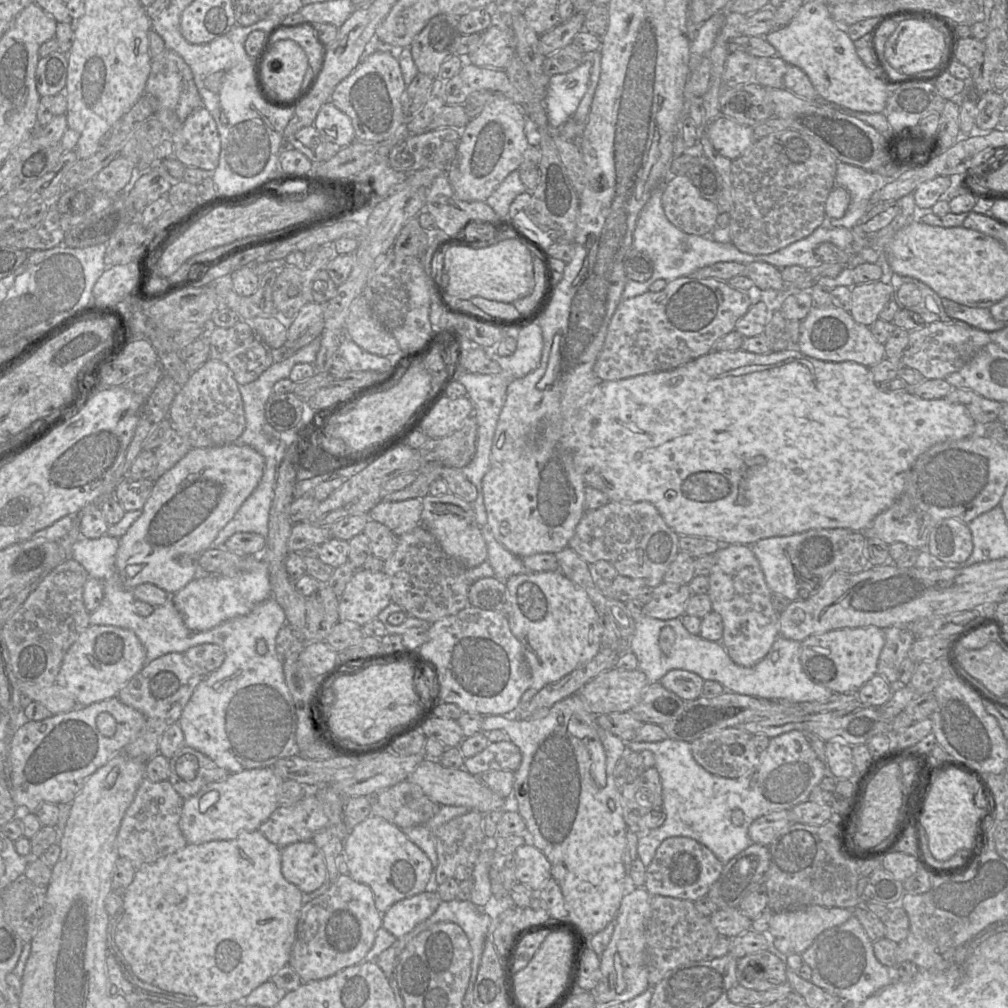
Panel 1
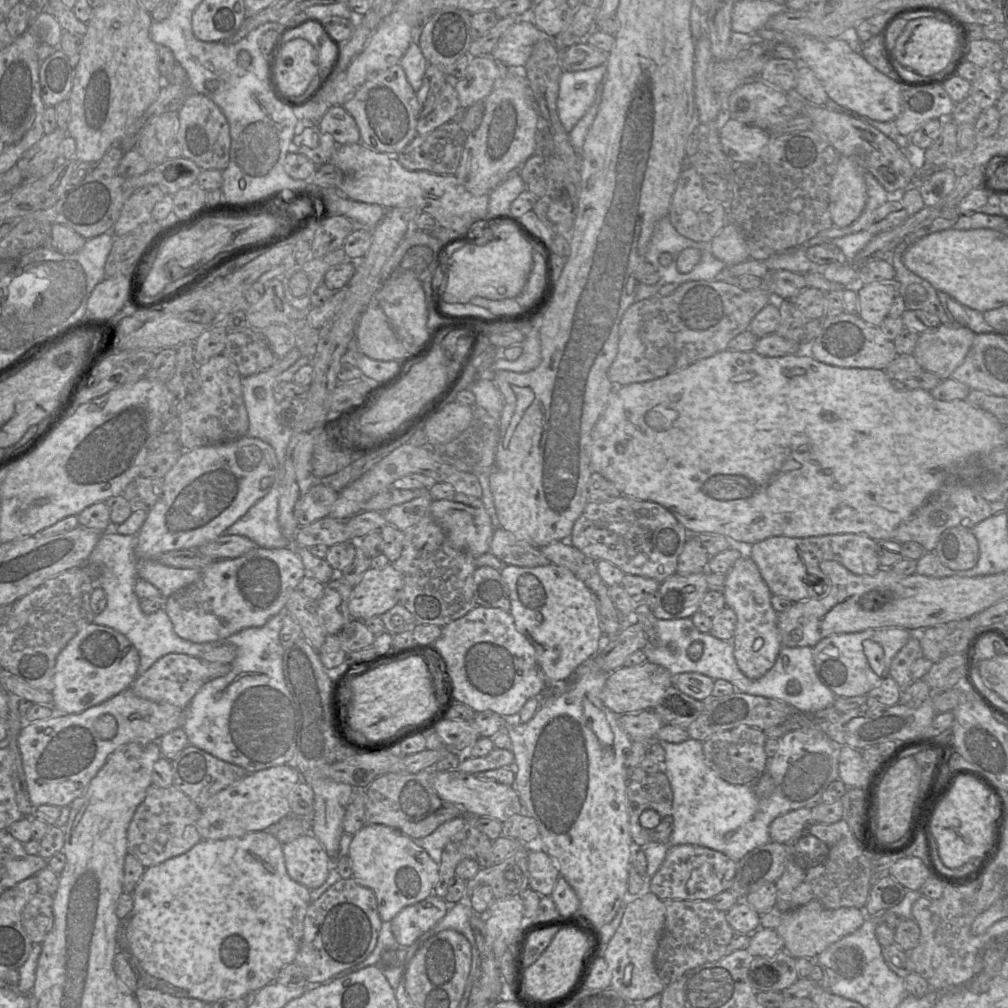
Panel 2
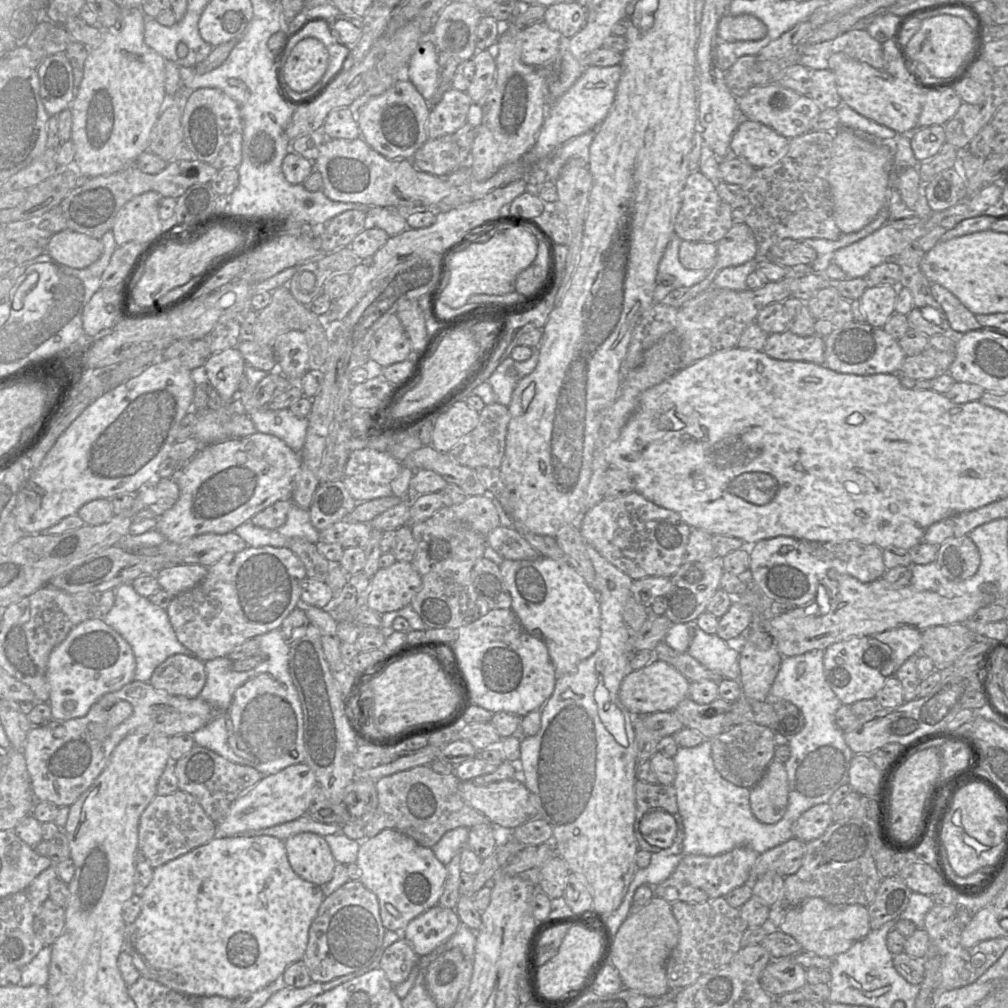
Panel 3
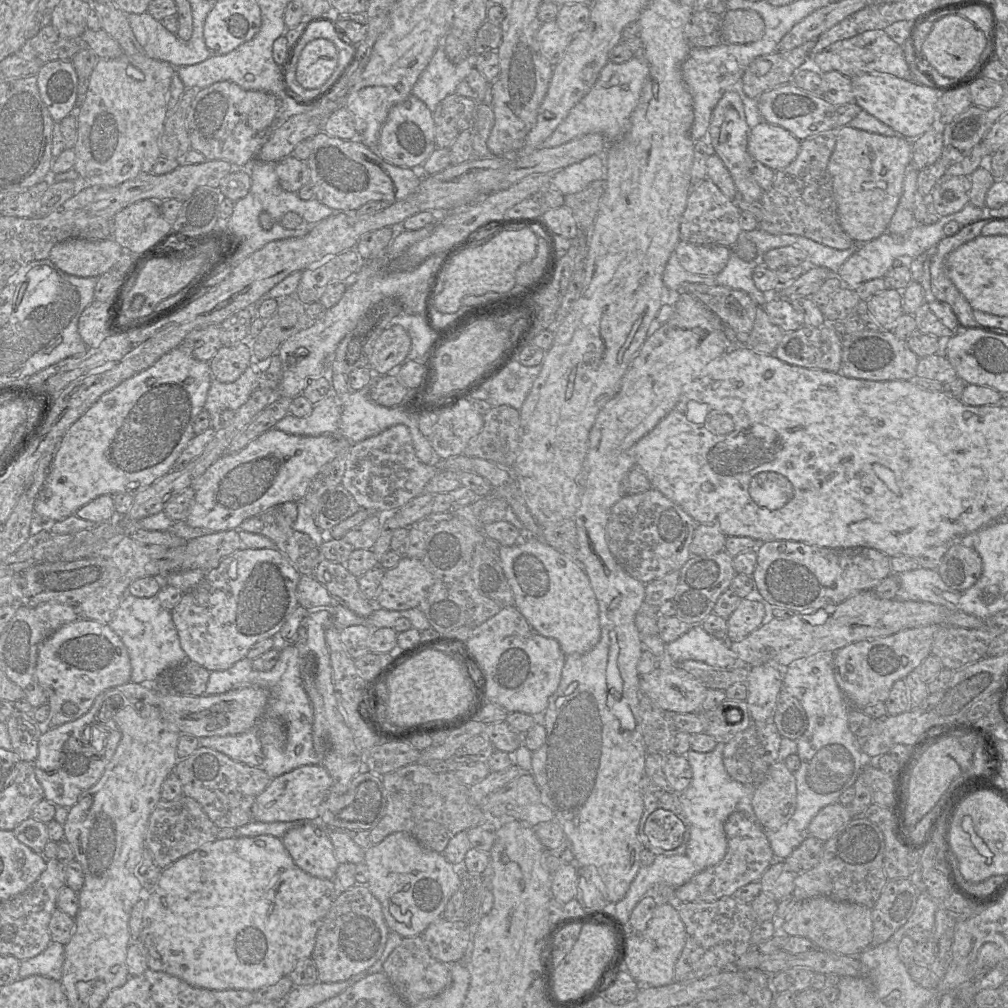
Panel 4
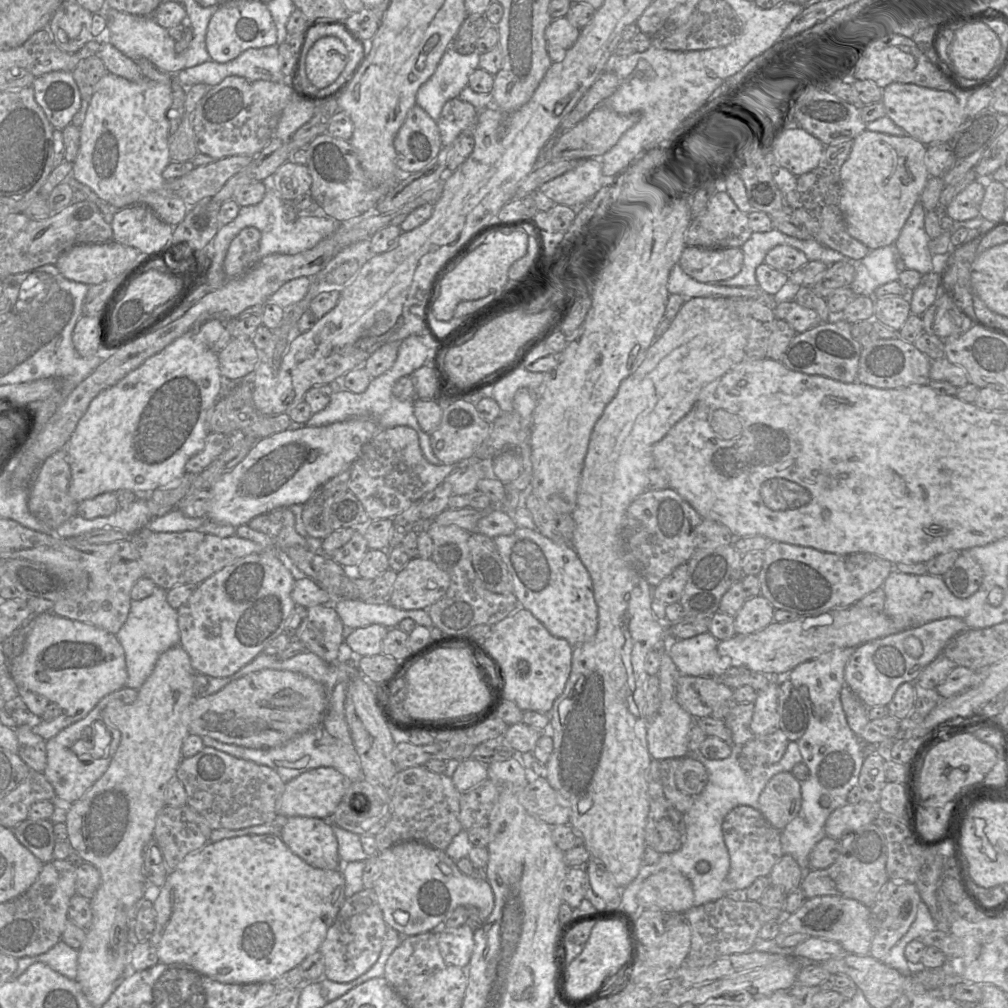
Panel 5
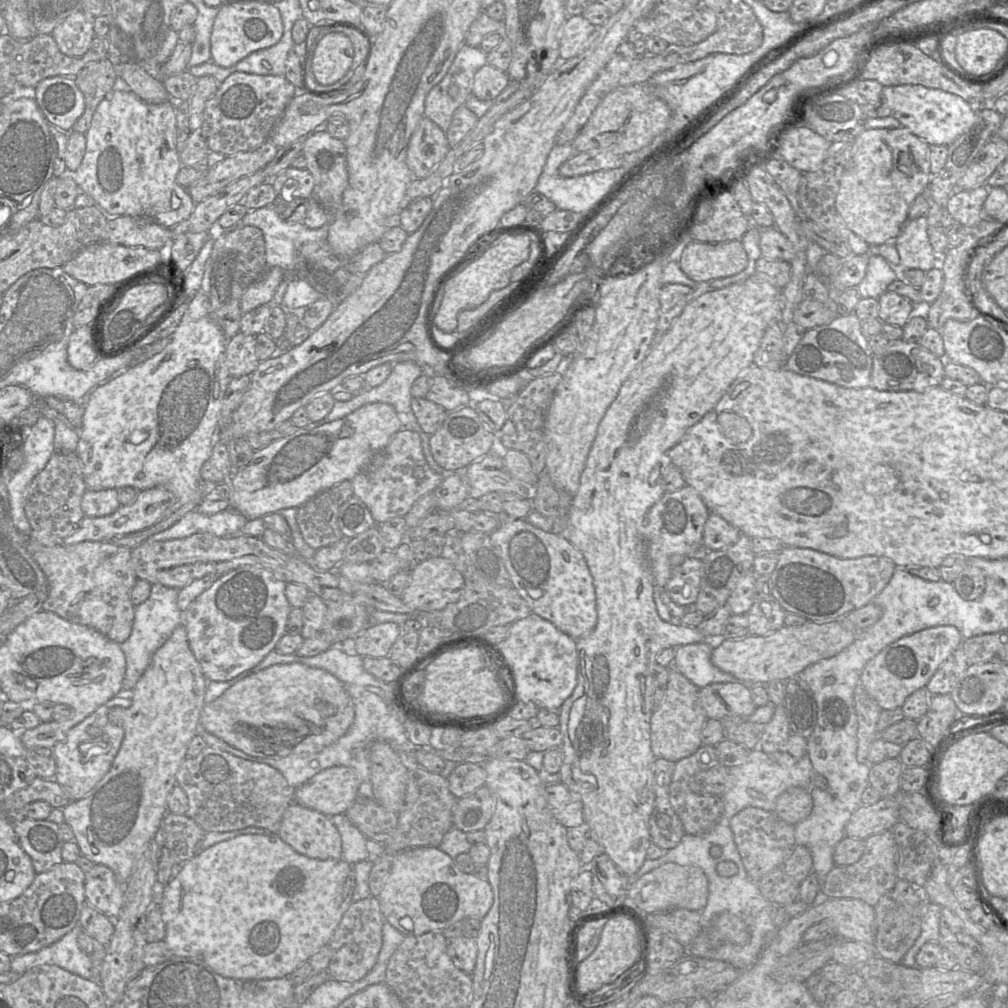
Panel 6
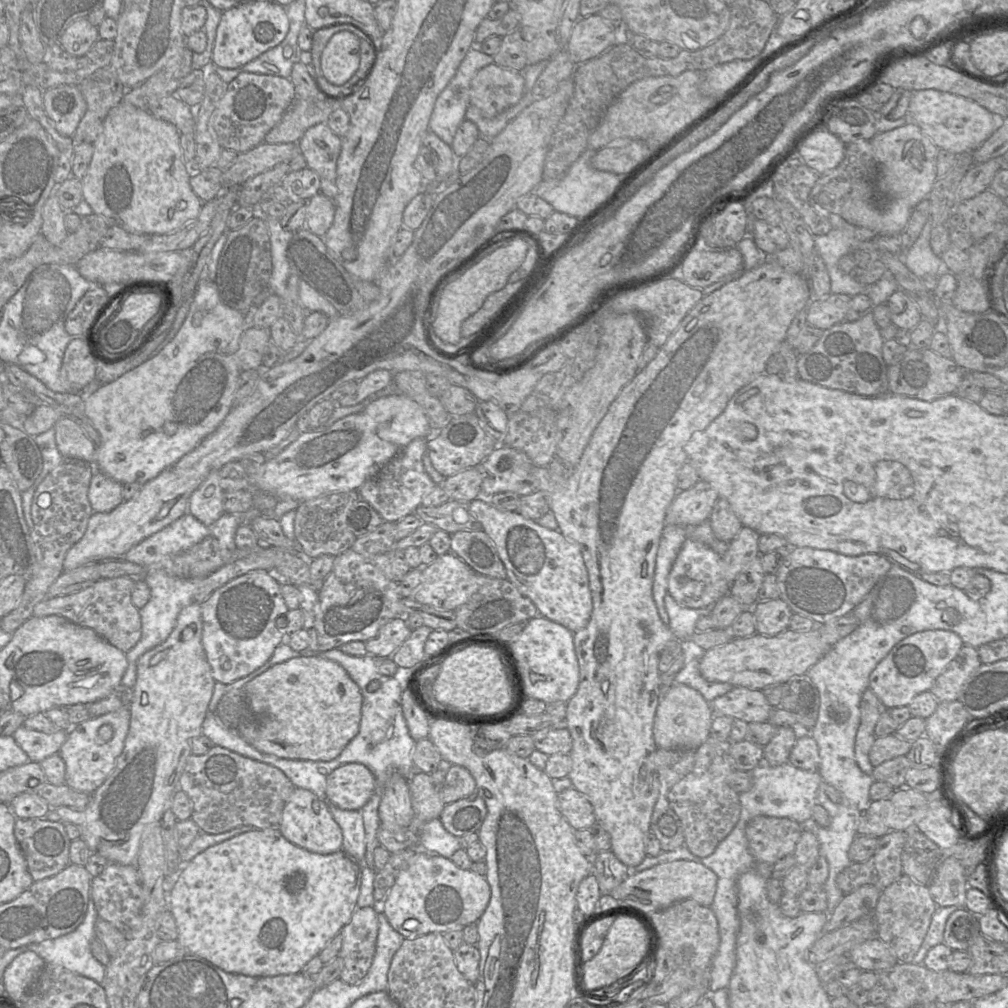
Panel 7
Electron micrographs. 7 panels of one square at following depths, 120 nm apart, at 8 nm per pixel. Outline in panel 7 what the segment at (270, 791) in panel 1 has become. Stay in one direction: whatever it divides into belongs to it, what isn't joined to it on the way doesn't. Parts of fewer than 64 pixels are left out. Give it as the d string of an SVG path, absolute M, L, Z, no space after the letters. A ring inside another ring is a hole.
M346 763L326 778L328 800L343 810L361 810L374 791L375 777L361 763Z

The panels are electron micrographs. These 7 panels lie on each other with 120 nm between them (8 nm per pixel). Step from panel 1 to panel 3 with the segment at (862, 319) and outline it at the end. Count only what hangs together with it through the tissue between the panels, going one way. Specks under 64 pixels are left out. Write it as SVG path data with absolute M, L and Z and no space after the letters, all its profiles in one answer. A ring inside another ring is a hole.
M869 286L859 299L866 323L875 328L883 328L895 312L897 294L898 286Z

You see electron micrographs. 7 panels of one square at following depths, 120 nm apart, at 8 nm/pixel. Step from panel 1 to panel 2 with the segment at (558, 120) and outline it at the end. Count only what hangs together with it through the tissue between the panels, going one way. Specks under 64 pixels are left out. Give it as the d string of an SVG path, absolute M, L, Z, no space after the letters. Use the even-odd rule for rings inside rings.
M606 65L566 72L560 76L557 98L559 119L567 133L585 115L597 98L607 73Z

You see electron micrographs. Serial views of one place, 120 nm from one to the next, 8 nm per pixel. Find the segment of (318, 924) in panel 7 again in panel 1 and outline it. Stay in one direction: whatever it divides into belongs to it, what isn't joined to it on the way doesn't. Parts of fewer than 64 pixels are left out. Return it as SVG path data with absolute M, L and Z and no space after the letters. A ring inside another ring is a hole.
M259 830L240 832L233 840L214 840L201 844L187 843L184 848L175 853L136 870L132 883L123 894L121 911L110 917L109 950L116 957L124 976L134 985L141 998L174 1002L183 1007L238 1003L252 990L270 980L280 968L288 965L303 906L302 895L303 893L282 875L281 848L271 843Z

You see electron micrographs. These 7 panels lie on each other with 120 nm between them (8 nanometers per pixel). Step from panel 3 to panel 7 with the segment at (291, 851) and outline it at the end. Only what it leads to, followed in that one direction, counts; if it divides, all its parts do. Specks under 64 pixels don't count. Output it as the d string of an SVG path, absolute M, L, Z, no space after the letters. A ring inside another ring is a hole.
M303 788L293 790L283 809L279 831L289 842L309 852L328 855L342 851L342 831L328 806L313 792Z

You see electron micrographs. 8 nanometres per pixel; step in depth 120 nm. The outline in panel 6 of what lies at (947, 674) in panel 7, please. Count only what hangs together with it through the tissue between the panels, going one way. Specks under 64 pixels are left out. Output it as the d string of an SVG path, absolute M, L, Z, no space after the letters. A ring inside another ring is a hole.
M960 646L939 666L924 688L931 696L950 694L963 679L968 667L964 650Z

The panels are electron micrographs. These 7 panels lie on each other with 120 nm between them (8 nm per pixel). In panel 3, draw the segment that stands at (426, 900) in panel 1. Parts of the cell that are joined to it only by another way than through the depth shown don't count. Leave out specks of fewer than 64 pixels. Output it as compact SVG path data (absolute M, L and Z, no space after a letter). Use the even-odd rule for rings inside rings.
M438 904L411 920L400 933L417 955L428 955L448 940L457 930L460 919L455 909Z

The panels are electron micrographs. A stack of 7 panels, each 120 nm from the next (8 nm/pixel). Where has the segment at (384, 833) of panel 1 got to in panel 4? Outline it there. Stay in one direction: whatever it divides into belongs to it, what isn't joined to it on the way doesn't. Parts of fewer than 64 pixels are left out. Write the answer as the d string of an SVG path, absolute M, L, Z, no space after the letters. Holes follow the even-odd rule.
M405 832L388 835L382 842L365 850L364 863L368 869L367 887L380 902L384 920L390 931L403 938L421 935L434 921L442 917L449 899L460 890L461 879L456 866L446 860L442 853L435 852Z

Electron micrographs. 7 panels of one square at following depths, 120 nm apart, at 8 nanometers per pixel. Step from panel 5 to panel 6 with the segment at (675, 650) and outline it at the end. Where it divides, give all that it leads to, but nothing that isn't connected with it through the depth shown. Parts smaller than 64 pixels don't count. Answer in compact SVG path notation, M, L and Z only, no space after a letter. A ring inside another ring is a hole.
M722 636L706 637L703 642L677 647L673 667L699 689L712 683L735 682L732 675L719 670L711 662L713 648L724 640Z

